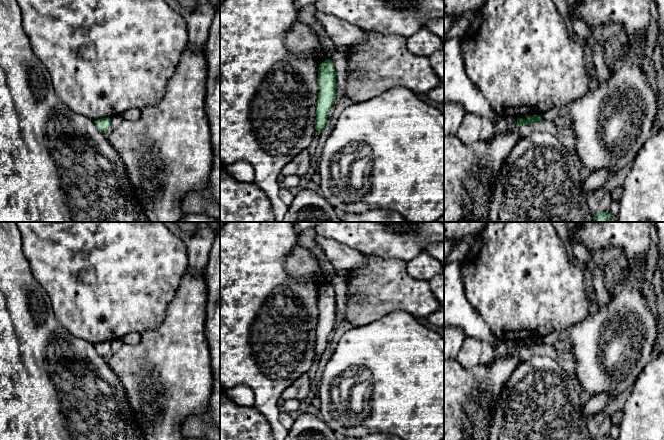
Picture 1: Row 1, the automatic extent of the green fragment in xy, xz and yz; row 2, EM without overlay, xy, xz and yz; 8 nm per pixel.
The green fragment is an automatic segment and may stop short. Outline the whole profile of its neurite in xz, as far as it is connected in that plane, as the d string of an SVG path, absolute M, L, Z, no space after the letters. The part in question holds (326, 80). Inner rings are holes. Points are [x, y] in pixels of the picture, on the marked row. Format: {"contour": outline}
{"contour": "M326 59L319 65L317 83L319 93L316 104L315 129L322 133L327 123L328 112L336 98L336 71L331 59Z"}

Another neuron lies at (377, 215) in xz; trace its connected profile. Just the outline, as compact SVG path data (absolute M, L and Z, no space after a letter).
M374 209L364 213L345 213L342 222L409 222L399 213L389 209Z

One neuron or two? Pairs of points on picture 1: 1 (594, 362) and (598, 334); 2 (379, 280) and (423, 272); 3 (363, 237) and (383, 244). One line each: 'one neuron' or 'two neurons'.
1: one neuron
2: two neurons
3: one neuron

